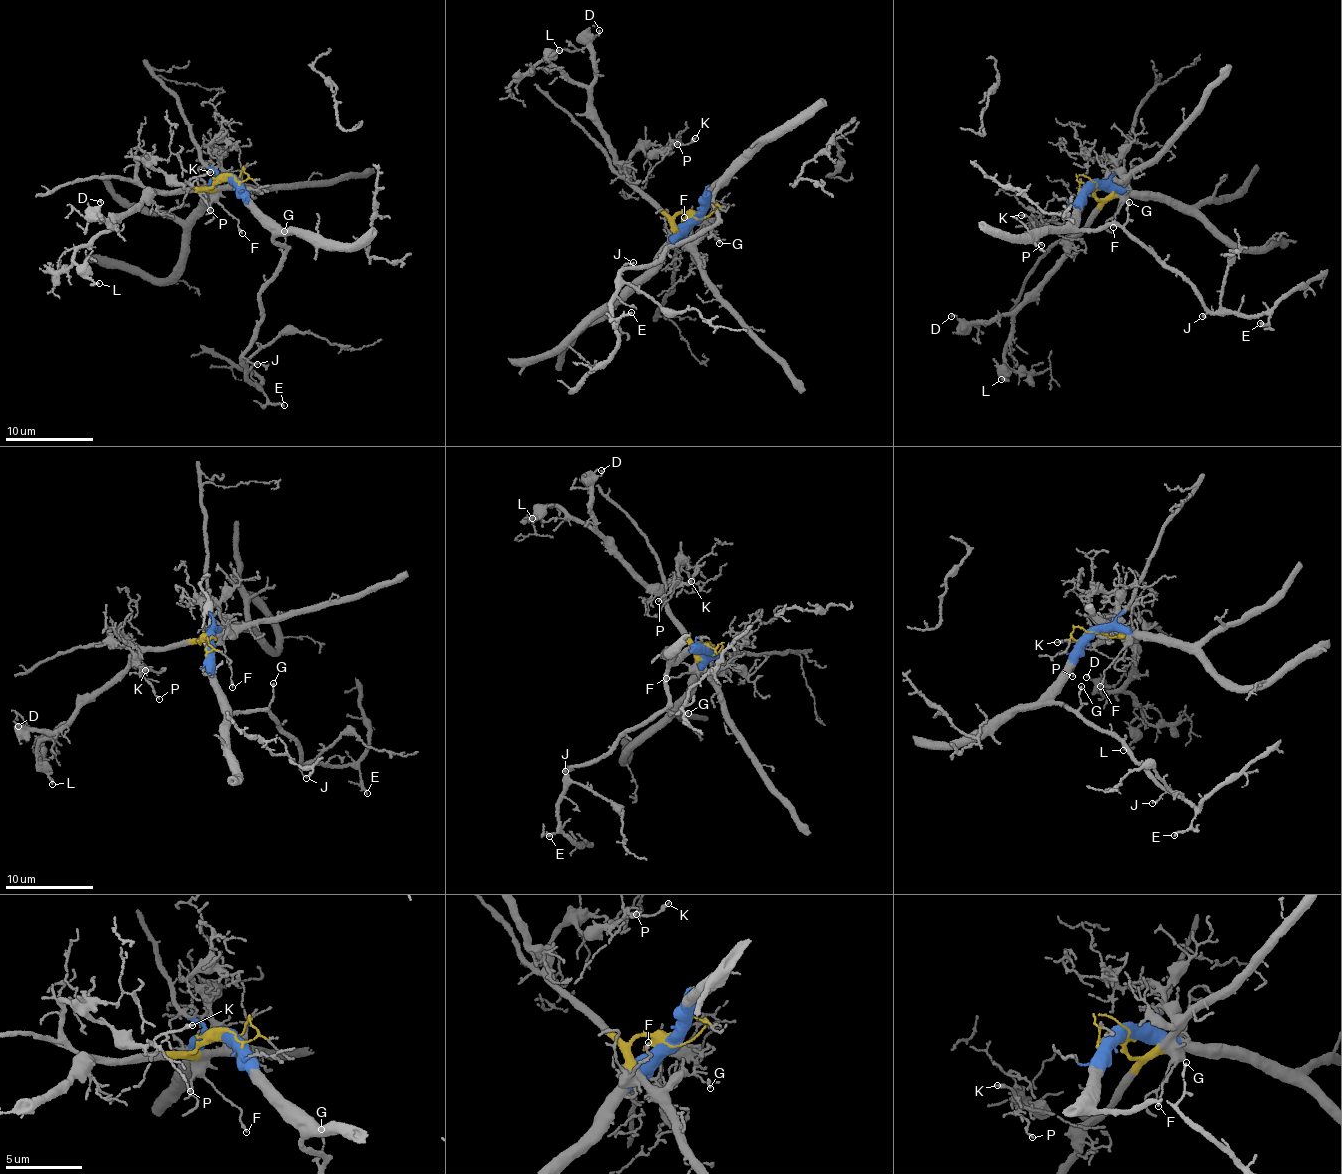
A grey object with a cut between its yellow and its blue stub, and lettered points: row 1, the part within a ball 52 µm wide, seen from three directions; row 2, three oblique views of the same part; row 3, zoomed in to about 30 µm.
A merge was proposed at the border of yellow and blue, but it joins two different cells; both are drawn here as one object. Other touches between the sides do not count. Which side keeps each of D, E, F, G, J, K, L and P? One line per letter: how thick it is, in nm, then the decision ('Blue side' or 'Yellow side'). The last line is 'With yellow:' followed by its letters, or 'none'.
D: Thickness 100 nm. Yellow side
E: Thickness 160 nm. Blue side
F: Thickness 130 nm. Yellow side
G: Thickness 130 nm. Blue side
J: Thickness 90 nm. Blue side
K: Thickness 200 nm. Yellow side
L: Thickness 90 nm. Yellow side
P: Thickness 90 nm. Yellow side
With yellow: D, F, K, L, P

